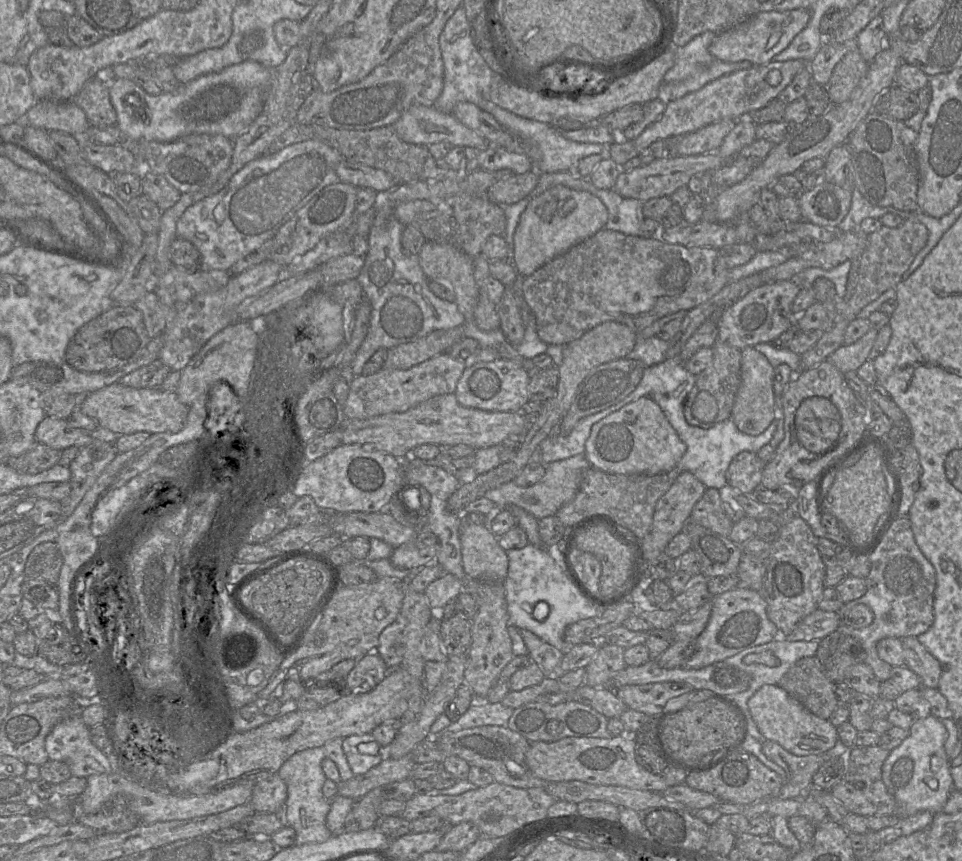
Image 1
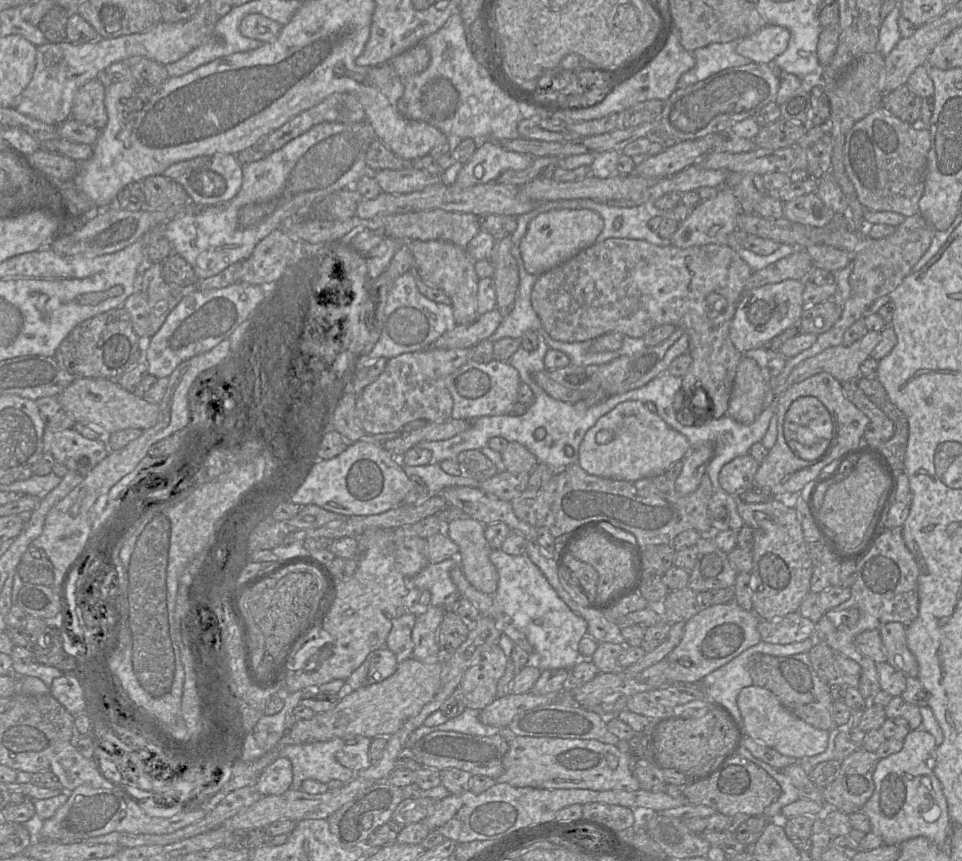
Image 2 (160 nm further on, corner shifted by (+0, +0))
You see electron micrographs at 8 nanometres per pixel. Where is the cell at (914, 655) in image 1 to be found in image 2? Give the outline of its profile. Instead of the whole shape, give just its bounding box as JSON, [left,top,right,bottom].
[879,622,918,677]

